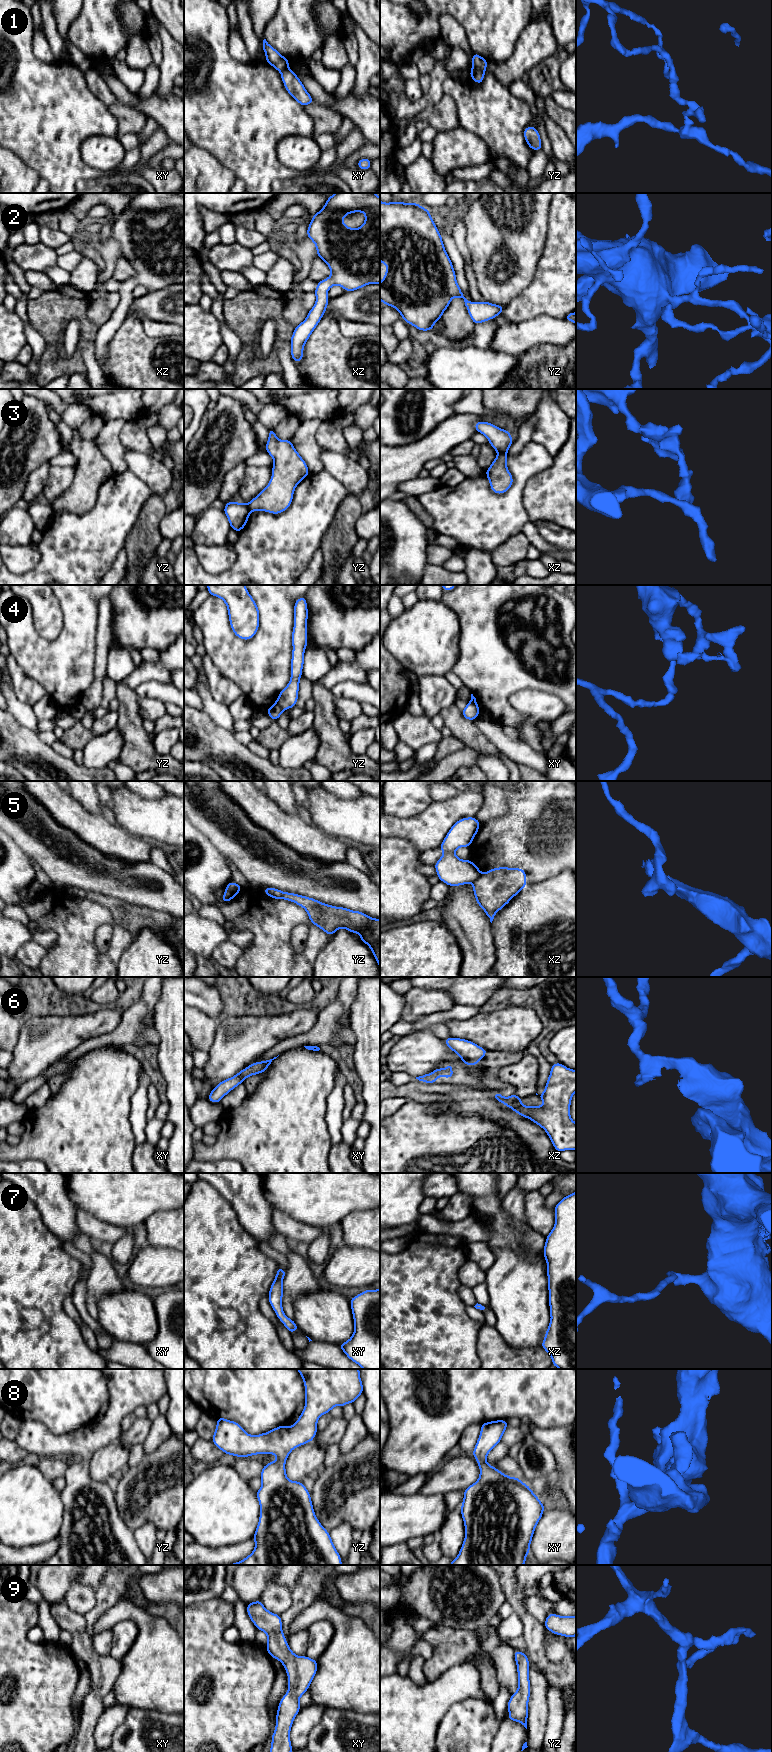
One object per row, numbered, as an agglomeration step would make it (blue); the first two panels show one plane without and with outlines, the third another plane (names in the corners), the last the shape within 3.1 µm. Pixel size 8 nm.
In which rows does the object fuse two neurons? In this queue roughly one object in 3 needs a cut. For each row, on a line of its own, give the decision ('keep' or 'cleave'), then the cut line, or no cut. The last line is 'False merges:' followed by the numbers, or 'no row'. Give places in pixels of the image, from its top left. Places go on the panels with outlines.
1: cleave | yz (472, 69), (484, 71)
2: keep | no cut
3: cleave | xz (498, 452), (506, 454)
4: cleave | yz (276, 701), (283, 709)
5: cleave | xz (481, 874), (473, 883)
6: keep | no cut
7: keep | no cut
8: keep | no cut
9: keep | no cut
False merges: 1, 3, 4, 5

